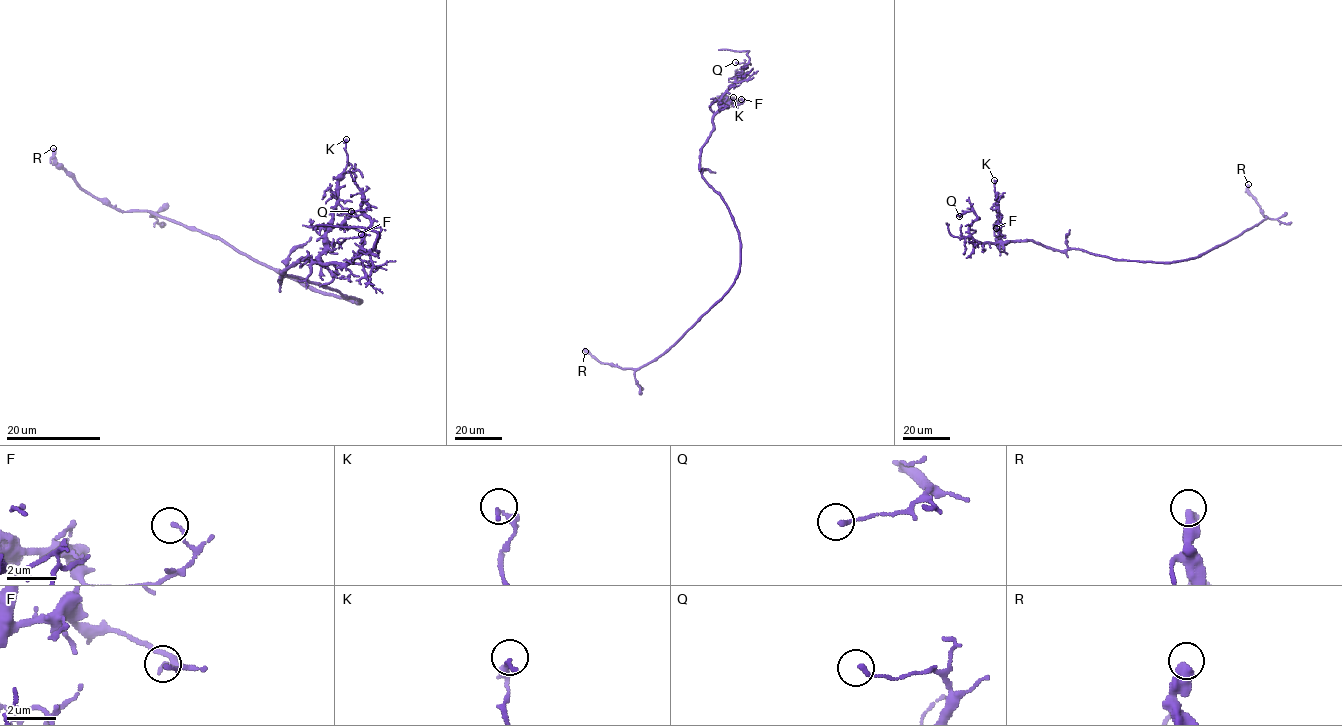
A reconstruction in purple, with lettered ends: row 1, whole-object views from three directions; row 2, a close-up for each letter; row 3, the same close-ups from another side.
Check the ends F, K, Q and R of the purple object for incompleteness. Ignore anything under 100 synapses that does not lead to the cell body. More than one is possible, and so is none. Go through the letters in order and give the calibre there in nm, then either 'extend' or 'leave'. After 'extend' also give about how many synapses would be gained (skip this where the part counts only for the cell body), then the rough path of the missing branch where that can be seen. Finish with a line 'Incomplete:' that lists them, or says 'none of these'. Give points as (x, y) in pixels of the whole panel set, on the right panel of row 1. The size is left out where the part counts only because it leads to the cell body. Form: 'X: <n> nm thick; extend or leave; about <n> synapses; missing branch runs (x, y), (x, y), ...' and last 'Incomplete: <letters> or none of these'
F: 140 nm thick; leave
K: 260 nm thick; leave
Q: 150 nm thick; leave
R: 500 nm thick; leave
Incomplete: none of these

